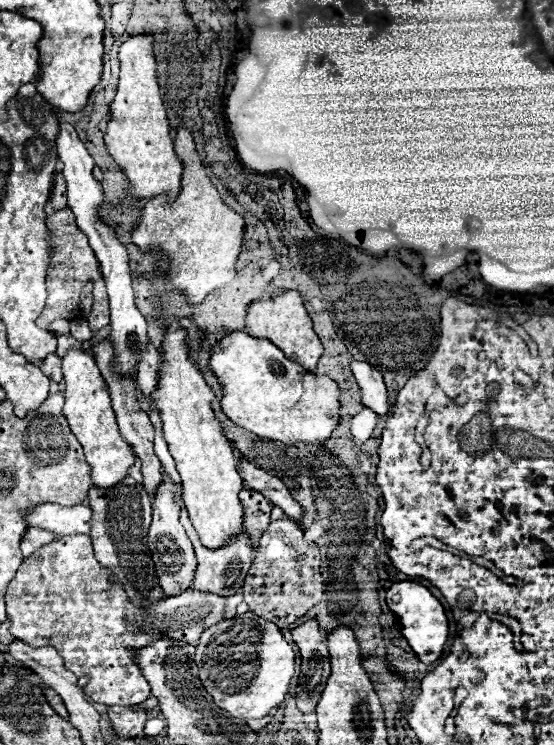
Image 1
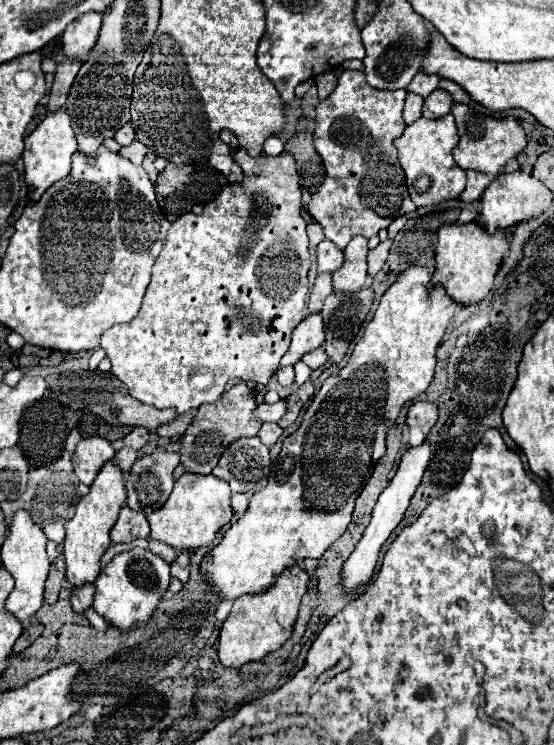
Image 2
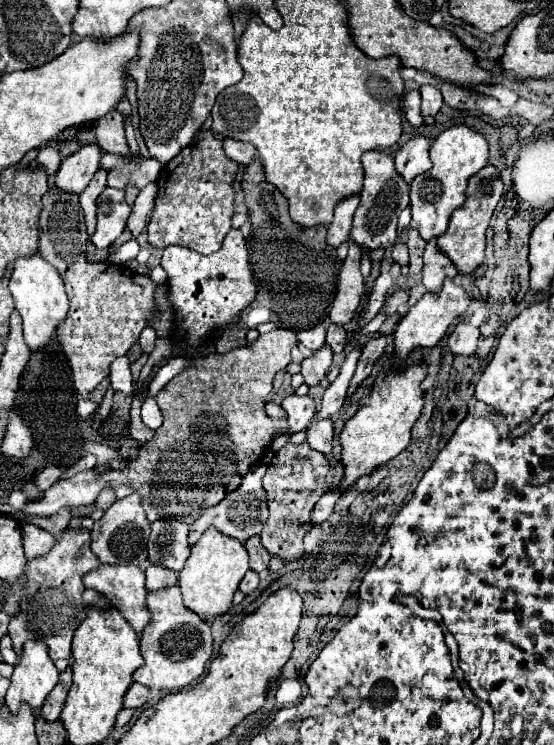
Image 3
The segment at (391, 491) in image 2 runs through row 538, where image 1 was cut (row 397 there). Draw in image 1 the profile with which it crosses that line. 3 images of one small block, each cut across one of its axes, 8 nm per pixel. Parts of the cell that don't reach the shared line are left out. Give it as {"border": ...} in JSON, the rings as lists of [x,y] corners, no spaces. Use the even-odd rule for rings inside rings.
{"border":[[[352,360],[350,368],[362,390],[362,404],[380,416],[388,414],[390,406],[388,406],[388,396],[386,396],[382,374],[376,368],[372,368],[368,362],[358,362],[358,360]]]}

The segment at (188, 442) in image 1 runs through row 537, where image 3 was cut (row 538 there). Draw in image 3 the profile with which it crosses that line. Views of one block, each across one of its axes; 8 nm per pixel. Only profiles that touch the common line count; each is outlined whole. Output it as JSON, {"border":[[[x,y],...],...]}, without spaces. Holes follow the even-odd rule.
{"border":[[[208,528],[202,538],[192,546],[192,552],[180,570],[178,586],[182,590],[184,604],[208,620],[214,620],[216,616],[224,614],[232,606],[232,596],[238,590],[240,580],[248,572],[248,552],[242,542],[236,542],[222,532],[216,532],[216,528]]]}

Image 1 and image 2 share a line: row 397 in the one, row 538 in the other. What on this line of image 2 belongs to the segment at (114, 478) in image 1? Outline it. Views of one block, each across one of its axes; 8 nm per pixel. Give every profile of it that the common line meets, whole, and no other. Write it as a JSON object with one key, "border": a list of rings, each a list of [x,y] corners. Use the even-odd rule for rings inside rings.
{"border":[[[108,462],[98,472],[90,486],[90,492],[76,504],[76,514],[66,522],[64,556],[66,556],[66,578],[72,586],[82,586],[84,582],[94,582],[100,574],[100,556],[110,546],[110,530],[118,520],[120,508],[126,504],[124,474],[118,464]]]}

